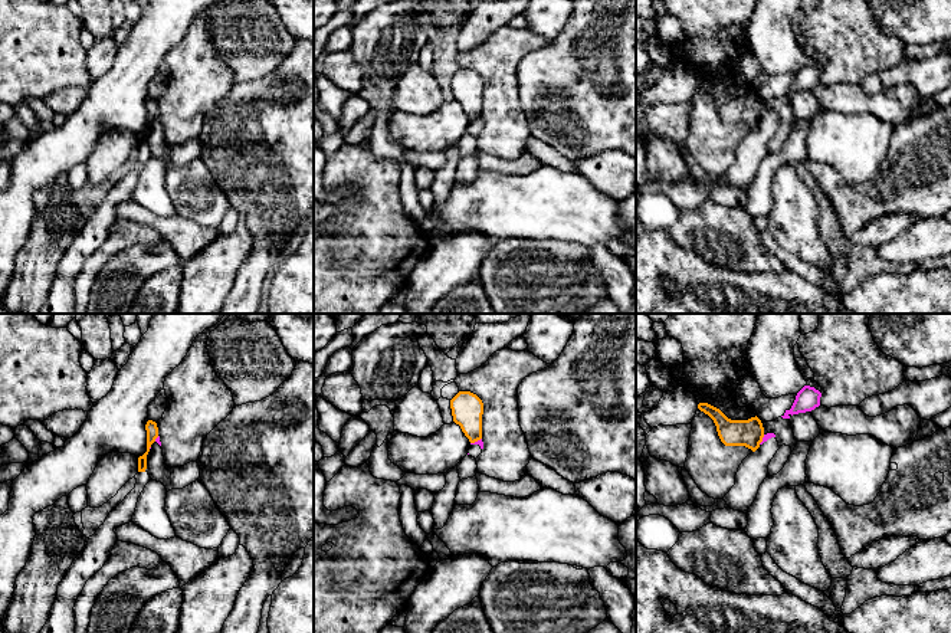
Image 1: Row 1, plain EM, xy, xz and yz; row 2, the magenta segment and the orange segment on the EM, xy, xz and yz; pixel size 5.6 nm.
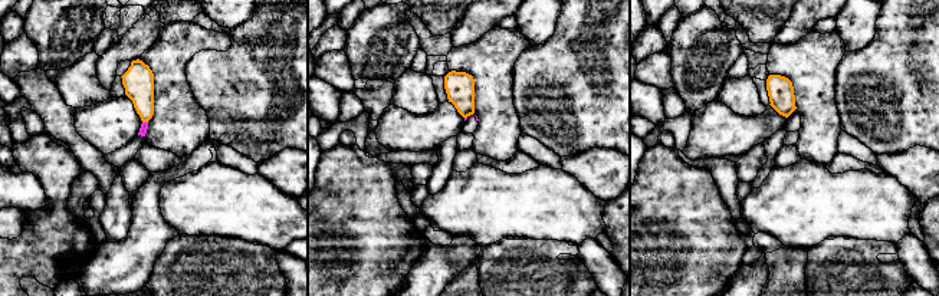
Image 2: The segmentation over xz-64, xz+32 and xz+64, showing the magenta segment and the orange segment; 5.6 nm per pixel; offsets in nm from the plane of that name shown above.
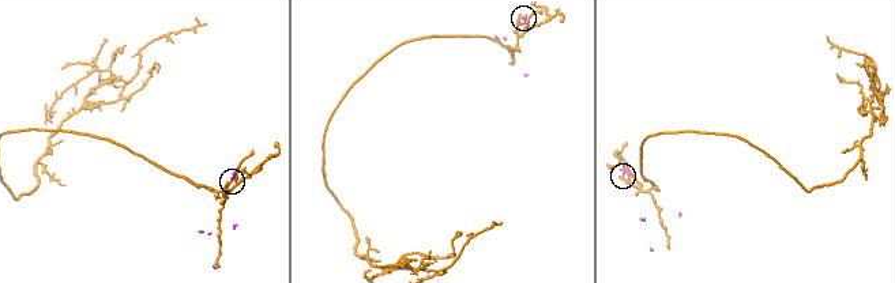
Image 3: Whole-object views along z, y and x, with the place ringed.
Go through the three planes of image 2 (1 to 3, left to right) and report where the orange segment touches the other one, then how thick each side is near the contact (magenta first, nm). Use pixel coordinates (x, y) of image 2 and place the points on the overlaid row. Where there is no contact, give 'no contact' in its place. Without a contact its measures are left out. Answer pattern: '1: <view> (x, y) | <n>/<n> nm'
1: xz-64 (145, 122) | 50/180 nm
2: no contact
3: no contact

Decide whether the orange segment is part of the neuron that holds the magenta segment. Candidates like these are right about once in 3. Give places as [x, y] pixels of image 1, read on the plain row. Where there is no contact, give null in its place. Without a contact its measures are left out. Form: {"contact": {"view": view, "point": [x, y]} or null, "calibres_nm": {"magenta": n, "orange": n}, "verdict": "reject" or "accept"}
{"contact": {"view": "xz", "point": [475, 120]}, "calibres_nm": {"magenta": 30, "orange": 180}, "verdict": "reject"}

